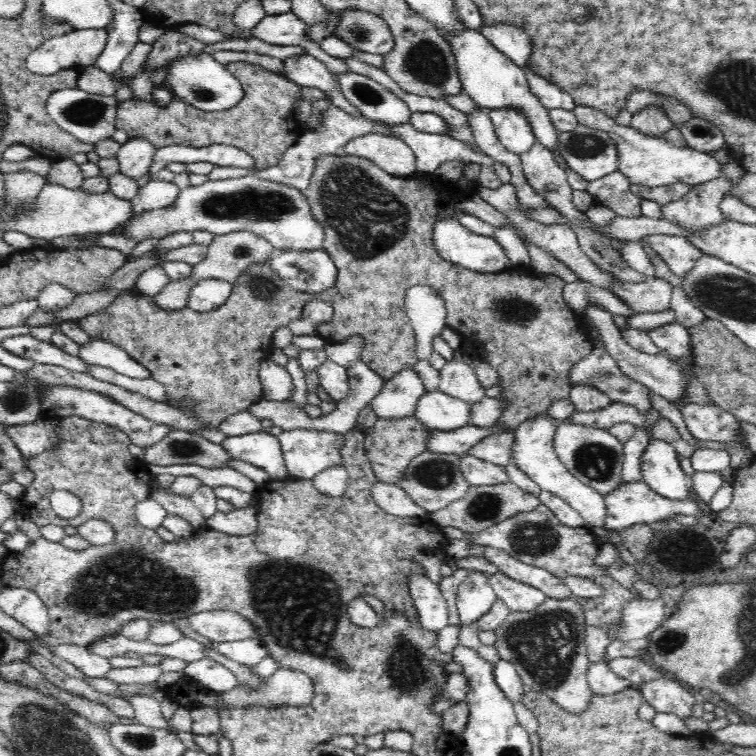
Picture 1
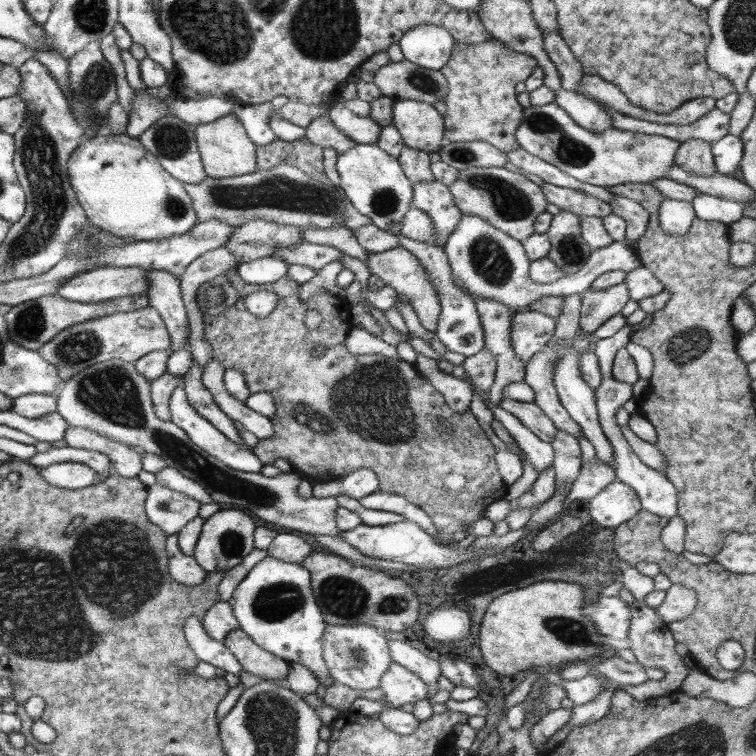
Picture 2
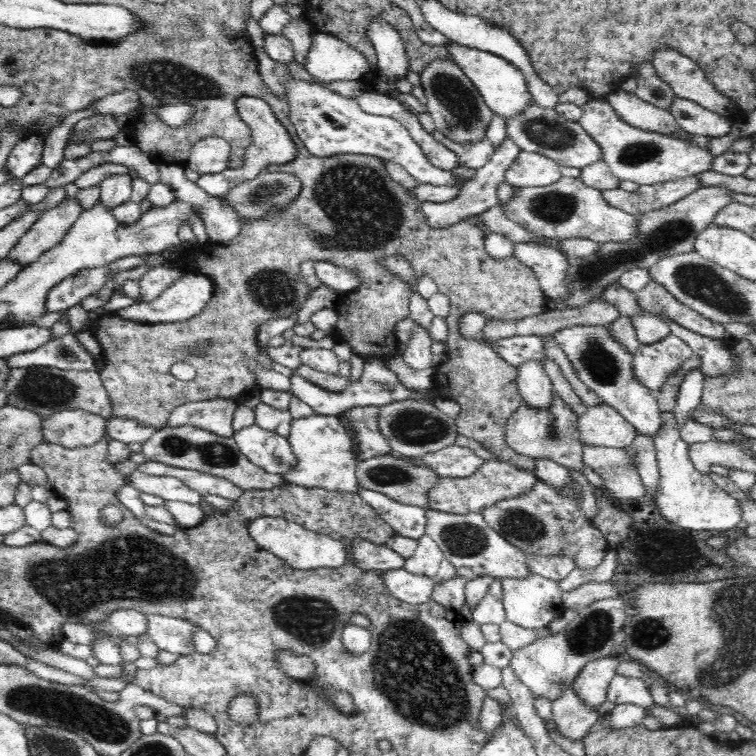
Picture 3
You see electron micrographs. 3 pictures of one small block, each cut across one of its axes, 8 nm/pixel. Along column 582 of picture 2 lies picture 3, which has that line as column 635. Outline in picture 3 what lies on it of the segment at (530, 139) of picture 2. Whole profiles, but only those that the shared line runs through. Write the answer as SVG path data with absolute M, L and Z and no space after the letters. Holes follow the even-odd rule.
M591 98L581 109L583 113L579 123L600 145L602 160L620 180L637 182L639 186L644 186L697 176L700 172L708 172L712 168L715 156L689 140L689 133L658 134L634 128L614 112L606 98Z

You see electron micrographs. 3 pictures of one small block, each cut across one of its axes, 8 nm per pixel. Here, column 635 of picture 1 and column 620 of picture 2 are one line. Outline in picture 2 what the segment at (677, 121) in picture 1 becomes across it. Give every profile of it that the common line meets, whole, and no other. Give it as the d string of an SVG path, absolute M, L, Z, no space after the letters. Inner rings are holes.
M593 77L580 81L584 92L592 99L596 98L598 102L608 104L612 110L626 114L632 118L657 122L658 124L690 124L702 118L702 115L714 109L714 98L693 98L682 103L672 112L657 113L654 111L644 110L634 106L625 94L614 84L606 82L603 78Z

